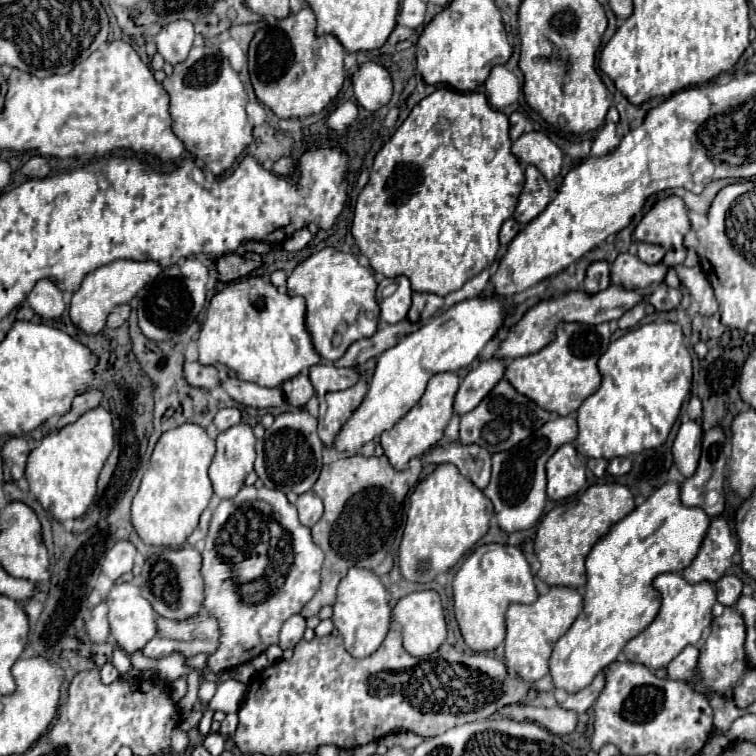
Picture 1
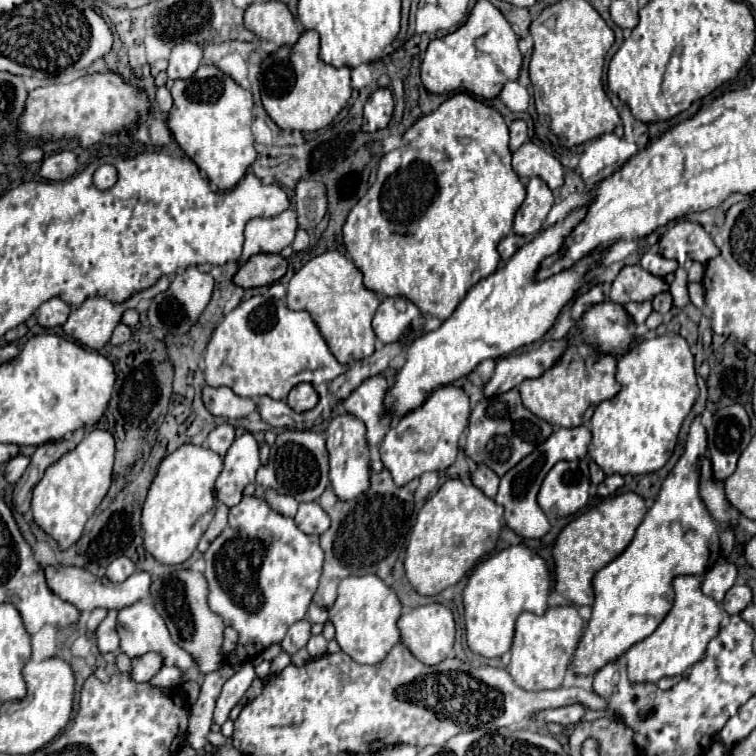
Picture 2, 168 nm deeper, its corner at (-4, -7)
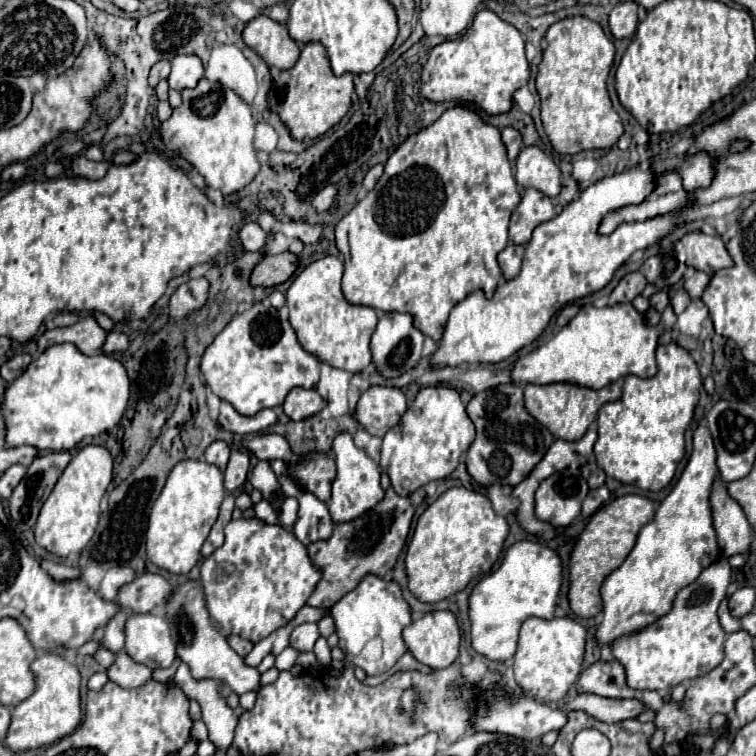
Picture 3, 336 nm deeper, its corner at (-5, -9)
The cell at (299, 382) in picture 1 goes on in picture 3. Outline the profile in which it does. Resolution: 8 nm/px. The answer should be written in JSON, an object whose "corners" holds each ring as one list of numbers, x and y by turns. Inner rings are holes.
{"corners":[[296,387,288,393,284,401,284,411,292,421,302,421,306,417,312,417,324,409,324,399,318,395,316,389,302,389]]}

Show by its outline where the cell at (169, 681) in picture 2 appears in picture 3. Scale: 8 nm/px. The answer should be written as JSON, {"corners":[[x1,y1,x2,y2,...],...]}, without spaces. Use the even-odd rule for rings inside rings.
{"corners":[[180,663,174,675,174,683,186,693,188,699,196,699,200,703,202,719,210,733,208,739,218,749,228,749,234,737,238,717,226,705,226,695,218,691,218,681,214,679,196,681,190,675,190,667,186,663]]}

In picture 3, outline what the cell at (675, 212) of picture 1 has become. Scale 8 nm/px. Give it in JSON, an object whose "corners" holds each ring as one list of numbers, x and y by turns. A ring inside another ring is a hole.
{"corners":[[702,231,686,233,674,247,676,258,694,269,706,269,708,275,714,275,718,269,732,267,732,259,724,247,724,241,718,235,704,235]]}

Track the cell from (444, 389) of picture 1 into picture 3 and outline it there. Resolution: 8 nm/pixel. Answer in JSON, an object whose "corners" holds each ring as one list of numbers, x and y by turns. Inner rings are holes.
{"corners":[[424,387,406,409,400,423,384,435,380,467,388,473,398,495,410,495,434,479,448,477,474,437,474,423,466,413,460,393,450,387]]}

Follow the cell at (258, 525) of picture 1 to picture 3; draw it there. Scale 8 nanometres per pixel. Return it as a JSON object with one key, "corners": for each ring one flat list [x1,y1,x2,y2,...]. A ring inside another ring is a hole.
{"corners":[[238,517,228,523,224,529,226,541,202,563,202,585,206,591,206,607,216,625,220,625,226,633,240,635,252,643,262,641,276,629,288,625,296,613,306,605,308,597,316,589,316,583,322,579,322,569,312,567,312,559,308,559,308,549,300,543,292,531,282,525,266,523,258,517]]}

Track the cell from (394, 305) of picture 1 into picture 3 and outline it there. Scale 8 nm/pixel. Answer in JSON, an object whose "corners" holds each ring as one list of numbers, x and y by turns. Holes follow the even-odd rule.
{"corners":[[382,313,376,325,376,331,372,335,370,341,370,349,372,349,372,361,376,363,376,369,384,375,384,377,400,377,404,371,412,369,418,361,420,361,420,353,422,353,422,343,424,343,424,333,414,327,414,319,408,313]]}

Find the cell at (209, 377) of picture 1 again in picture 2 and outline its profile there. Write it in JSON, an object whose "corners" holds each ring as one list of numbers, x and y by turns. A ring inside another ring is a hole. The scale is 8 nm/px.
{"corners":[[205,387,203,403,213,415,225,419,243,419,257,411,257,403,253,399,243,399,227,387]]}

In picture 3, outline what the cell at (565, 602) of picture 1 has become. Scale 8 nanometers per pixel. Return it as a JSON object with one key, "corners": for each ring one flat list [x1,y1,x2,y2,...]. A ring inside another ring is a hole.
{"corners":[[572,617,526,619,522,623,518,649,514,655,516,683,536,701,542,703,560,701,580,675,580,665,584,657,584,639,586,639,586,629]]}

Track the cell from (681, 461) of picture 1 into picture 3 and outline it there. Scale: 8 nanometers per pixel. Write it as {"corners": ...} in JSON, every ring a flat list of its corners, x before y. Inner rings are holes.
{"corners":[[720,479,714,481,710,493,712,521,718,535,718,545,726,557,736,553,746,553,750,549,752,527,742,511,742,507,728,495]]}

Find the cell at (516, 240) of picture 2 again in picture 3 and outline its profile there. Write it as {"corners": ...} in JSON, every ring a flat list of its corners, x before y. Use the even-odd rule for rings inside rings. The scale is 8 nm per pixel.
{"corners":[[508,243,508,247,498,255,498,263,506,279,518,275,522,265,522,255,524,255,524,245,516,245,516,243]]}

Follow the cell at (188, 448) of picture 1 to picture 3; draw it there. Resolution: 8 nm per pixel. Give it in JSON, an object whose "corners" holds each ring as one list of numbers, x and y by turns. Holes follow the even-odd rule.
{"corners":[[184,459,184,461,176,463,176,467,170,471,170,475,166,479,164,491,160,493,160,497,152,505,150,519,148,519,148,529,146,529,146,555,156,567,166,569,170,573,186,575,196,565,196,561,200,557,200,547,206,541,206,537,210,533,210,527,214,525,214,521,218,517,220,503,226,497,222,481,224,481,224,473,220,471,220,467,210,465,206,461]]}

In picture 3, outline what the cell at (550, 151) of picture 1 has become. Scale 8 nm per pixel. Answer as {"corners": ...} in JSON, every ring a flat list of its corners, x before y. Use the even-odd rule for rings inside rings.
{"corners":[[536,145,524,147,516,159,516,181,522,187,534,187,548,197,560,193,558,165]]}

